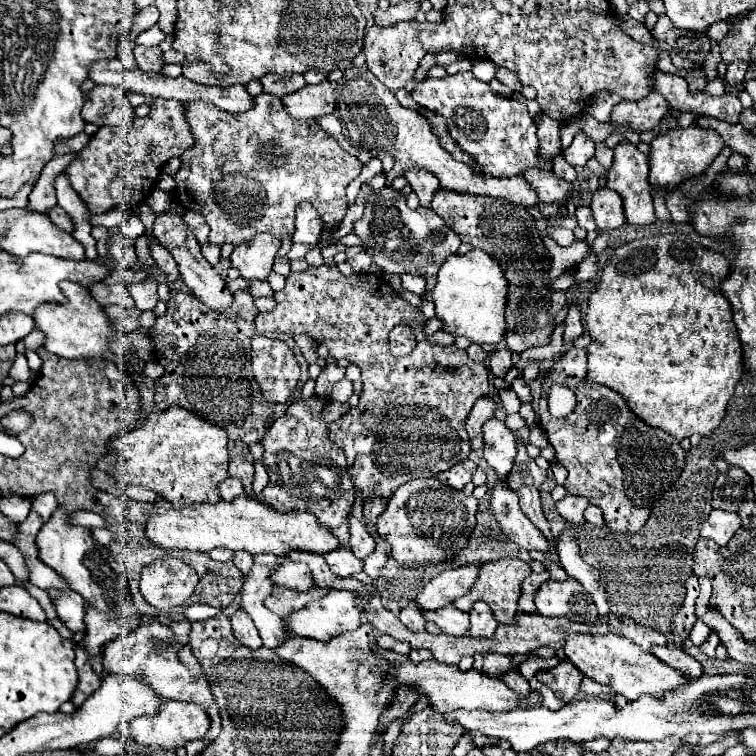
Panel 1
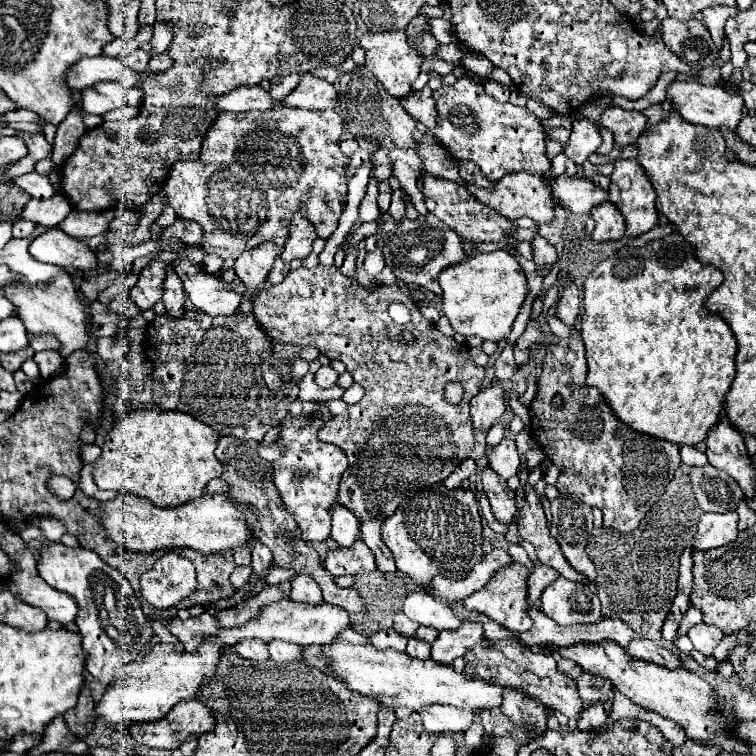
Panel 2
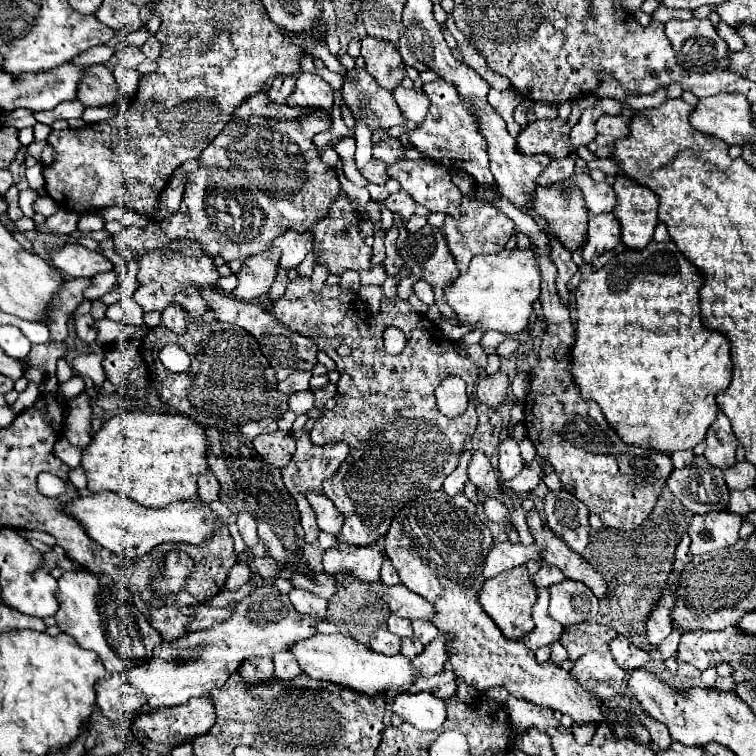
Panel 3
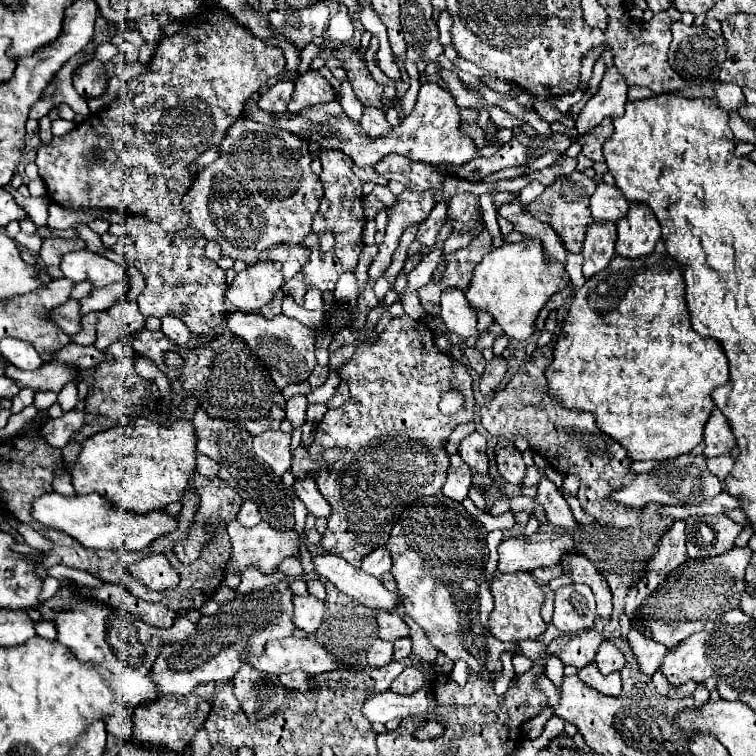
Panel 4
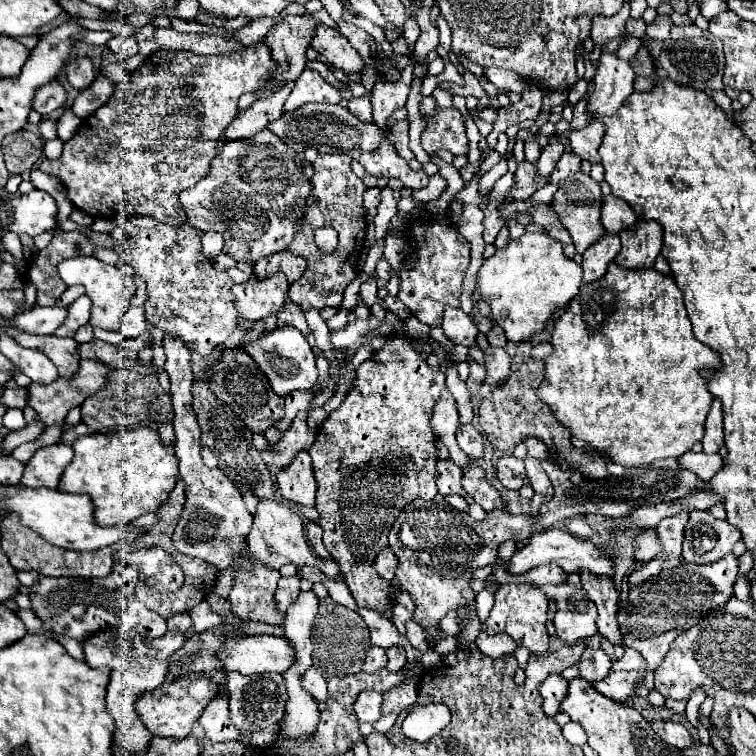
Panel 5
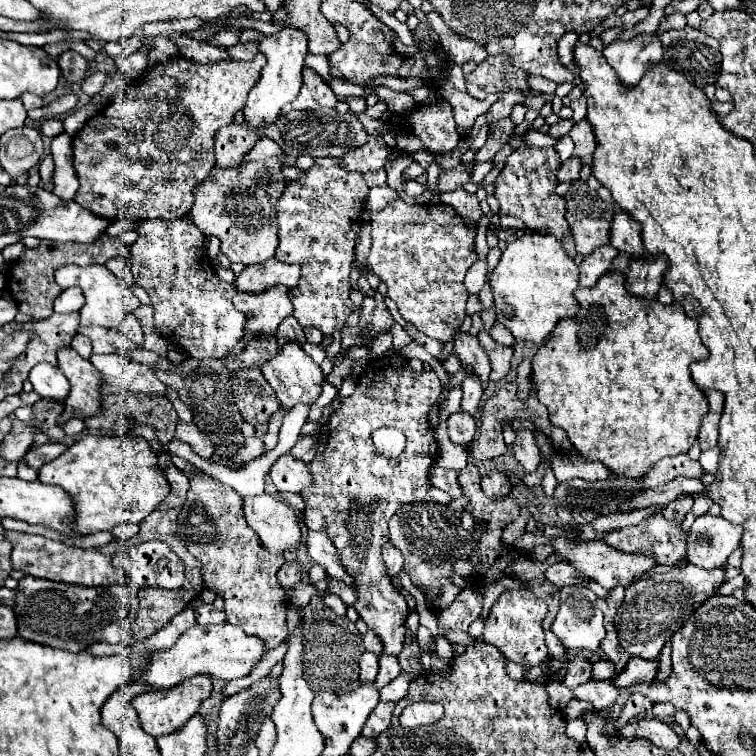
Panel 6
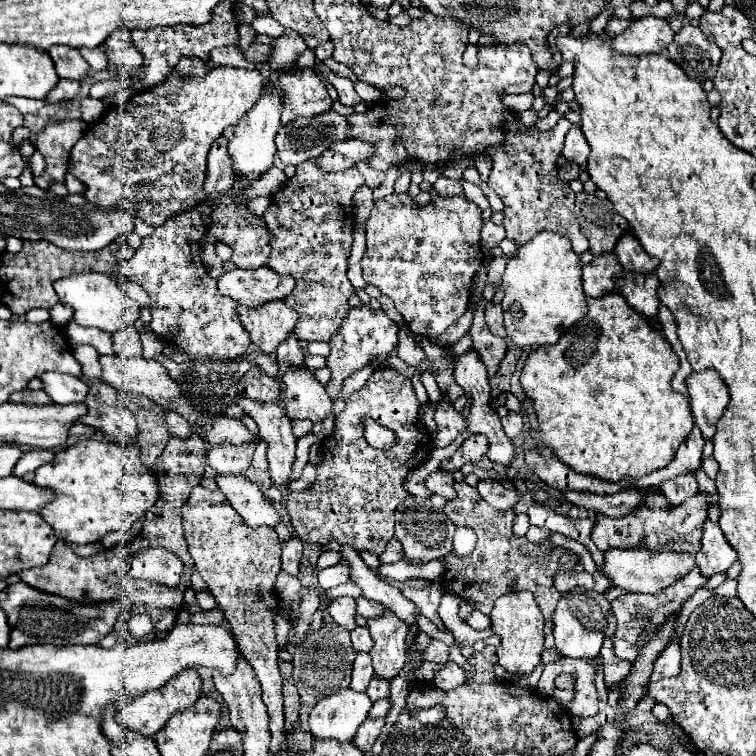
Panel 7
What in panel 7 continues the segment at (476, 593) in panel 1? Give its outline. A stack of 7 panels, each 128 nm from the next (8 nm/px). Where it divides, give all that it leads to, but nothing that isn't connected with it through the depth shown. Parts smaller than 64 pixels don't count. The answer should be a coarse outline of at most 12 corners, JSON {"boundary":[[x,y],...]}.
{"boundary":[[530,592],[496,600],[498,664],[530,674],[544,650],[544,618]]}

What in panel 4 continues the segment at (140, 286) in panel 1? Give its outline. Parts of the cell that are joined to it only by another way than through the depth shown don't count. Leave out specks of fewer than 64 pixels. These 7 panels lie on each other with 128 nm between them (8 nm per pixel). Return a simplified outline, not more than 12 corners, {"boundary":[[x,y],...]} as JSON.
{"boundary":[[128,216],[114,252],[142,272],[142,316],[216,336],[226,272],[206,238]]}

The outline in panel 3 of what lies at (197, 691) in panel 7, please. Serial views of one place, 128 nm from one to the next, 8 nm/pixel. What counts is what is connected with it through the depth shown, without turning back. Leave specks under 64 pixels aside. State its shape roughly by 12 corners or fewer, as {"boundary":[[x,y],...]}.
{"boundary":[[194,697],[140,712],[132,734],[152,752],[170,752],[212,728],[214,704]]}

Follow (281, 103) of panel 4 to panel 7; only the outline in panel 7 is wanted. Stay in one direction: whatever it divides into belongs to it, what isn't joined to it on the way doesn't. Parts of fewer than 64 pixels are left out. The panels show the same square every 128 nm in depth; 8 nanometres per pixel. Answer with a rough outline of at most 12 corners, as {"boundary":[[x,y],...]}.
{"boundary":[[220,136],[210,148],[206,196],[232,188],[228,140]]}

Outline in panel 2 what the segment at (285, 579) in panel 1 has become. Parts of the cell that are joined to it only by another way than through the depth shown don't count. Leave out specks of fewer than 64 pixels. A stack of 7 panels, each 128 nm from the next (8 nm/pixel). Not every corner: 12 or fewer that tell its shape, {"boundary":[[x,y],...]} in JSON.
{"boundary":[[296,574],[290,600],[304,604],[324,602],[310,576]]}

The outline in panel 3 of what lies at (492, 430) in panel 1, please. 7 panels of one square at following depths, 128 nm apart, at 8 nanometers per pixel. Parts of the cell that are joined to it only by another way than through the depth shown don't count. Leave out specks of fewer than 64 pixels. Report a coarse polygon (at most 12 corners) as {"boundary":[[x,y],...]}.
{"boundary":[[518,442],[500,444],[500,480],[512,480],[524,468]]}

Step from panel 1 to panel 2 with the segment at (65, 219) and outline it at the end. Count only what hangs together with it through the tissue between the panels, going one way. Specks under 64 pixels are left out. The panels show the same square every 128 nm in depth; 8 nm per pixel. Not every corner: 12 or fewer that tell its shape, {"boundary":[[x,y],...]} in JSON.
{"boundary":[[114,209],[99,213],[72,210],[60,228],[74,238],[106,232]]}

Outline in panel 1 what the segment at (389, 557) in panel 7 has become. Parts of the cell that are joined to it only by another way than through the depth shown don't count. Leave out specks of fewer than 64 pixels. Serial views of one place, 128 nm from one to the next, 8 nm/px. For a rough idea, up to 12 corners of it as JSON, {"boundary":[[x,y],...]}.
{"boundary":[[350,548],[328,552],[324,560],[340,576],[352,576],[362,570]]}

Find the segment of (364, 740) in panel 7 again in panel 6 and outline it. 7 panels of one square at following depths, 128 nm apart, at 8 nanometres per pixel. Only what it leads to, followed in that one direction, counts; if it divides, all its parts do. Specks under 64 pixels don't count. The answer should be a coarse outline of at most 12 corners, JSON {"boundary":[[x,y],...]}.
{"boundary":[[380,702],[362,728],[364,738],[376,738],[390,726],[392,702]]}

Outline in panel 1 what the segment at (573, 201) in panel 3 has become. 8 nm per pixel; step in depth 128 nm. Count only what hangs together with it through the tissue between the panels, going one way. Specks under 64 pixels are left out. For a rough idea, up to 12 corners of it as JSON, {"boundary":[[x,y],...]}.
{"boundary":[[366,68],[336,84],[354,144],[426,168],[440,188],[536,206],[524,176],[476,176]]}

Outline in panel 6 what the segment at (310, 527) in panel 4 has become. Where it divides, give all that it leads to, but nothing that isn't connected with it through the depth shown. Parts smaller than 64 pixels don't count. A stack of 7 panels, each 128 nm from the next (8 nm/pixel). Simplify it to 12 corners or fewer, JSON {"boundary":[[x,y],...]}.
{"boundary":[[308,532],[310,558],[326,574],[354,586],[338,550],[322,532]]}

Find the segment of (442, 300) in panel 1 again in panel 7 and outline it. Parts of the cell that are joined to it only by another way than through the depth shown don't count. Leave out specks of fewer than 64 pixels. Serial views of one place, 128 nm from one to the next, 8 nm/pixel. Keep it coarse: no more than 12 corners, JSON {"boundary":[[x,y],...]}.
{"boundary":[[540,232],[502,274],[504,328],[548,346],[586,316],[582,262]]}

